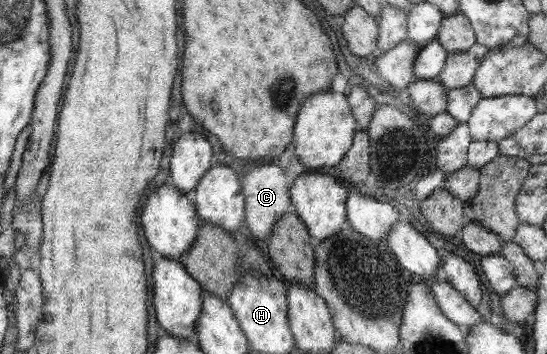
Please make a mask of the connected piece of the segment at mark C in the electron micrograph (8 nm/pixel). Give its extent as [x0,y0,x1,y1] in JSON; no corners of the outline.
[241,162,289,241]

